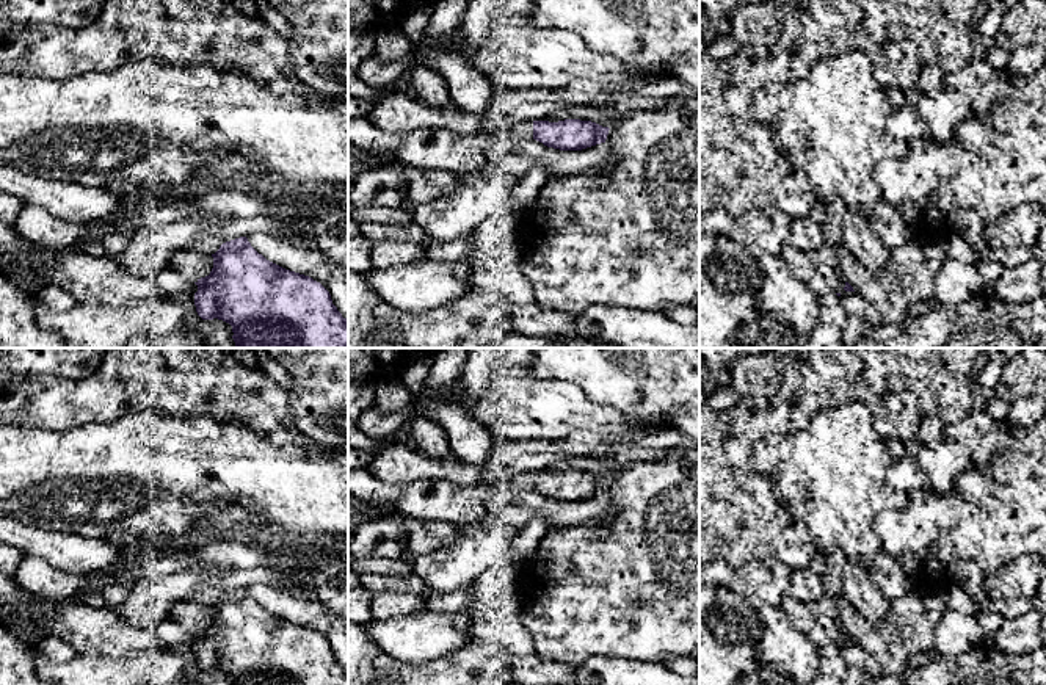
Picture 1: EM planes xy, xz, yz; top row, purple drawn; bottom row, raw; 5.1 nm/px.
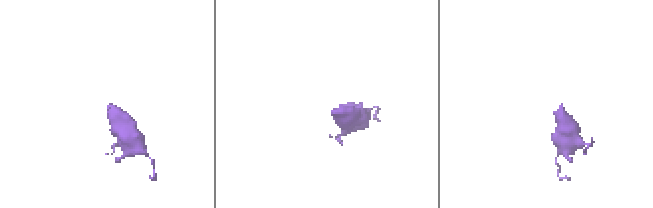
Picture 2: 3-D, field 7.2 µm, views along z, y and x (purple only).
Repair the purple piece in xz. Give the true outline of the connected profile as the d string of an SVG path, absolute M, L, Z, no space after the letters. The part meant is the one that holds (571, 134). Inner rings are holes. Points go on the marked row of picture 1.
M565 119L558 122L527 121L514 129L505 129L513 138L536 140L547 147L560 150L582 150L605 143L608 127L602 127L591 121Z

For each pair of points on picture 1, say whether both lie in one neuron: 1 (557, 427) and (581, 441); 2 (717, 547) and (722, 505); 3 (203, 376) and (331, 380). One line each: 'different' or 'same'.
1: different
2: same
3: different

